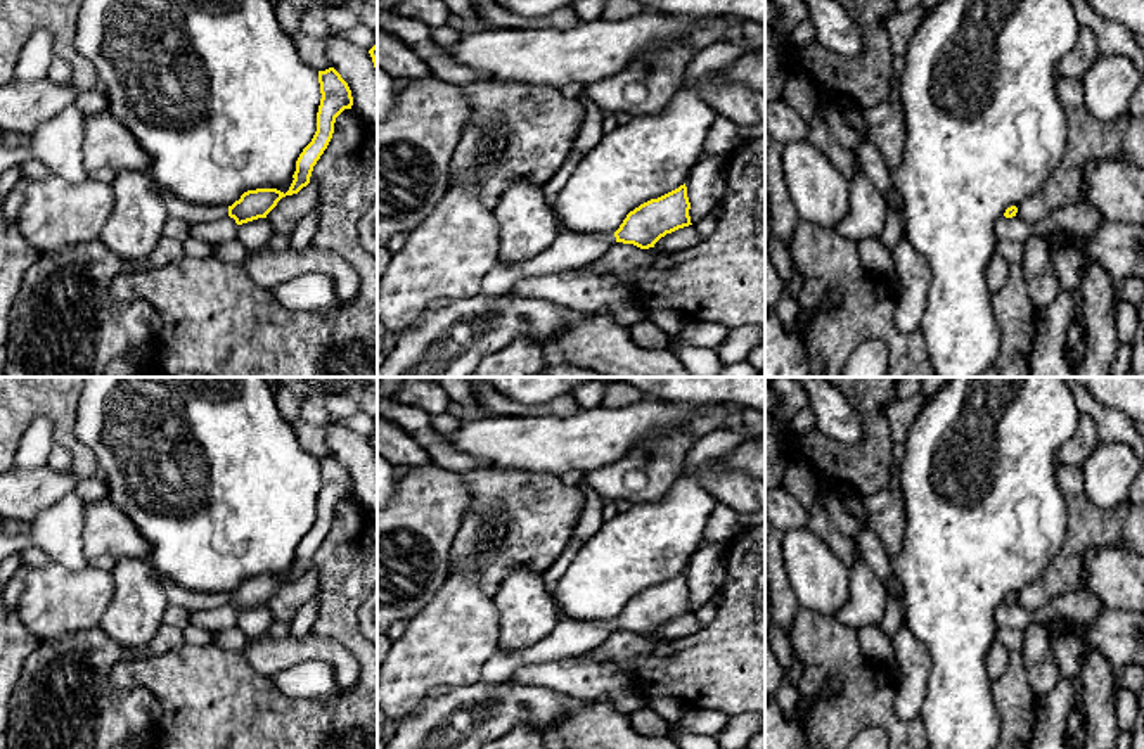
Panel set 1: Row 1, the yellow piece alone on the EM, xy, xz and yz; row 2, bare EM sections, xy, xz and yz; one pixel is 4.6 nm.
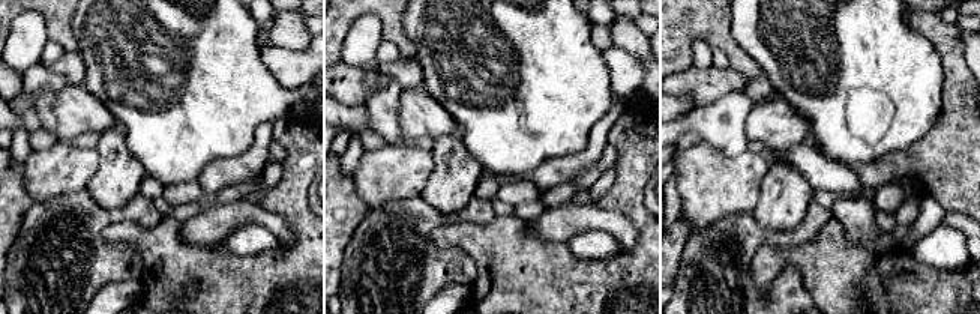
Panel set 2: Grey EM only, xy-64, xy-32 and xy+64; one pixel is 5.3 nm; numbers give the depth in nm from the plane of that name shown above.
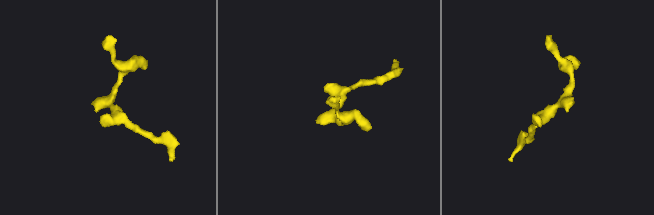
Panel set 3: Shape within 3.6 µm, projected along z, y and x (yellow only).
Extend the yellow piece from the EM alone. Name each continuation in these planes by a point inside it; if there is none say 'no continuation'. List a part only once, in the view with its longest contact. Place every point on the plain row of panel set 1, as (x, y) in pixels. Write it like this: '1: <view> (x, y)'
1: xy (192, 602)

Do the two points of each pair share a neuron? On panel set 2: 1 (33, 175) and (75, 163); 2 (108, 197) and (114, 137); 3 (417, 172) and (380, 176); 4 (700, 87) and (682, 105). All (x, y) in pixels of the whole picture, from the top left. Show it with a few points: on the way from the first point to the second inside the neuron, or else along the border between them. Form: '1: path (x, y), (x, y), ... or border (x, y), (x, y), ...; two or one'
1: path (44, 175), (65, 169); one
2: path (113, 182), (113, 152); one
3: path (408, 172), (389, 173); one
4: border (676, 95), (686, 96), (695, 107); two

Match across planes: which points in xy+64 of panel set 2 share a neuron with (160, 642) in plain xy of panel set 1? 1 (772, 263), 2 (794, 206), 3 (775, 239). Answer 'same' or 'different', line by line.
1: different
2: different
3: same

